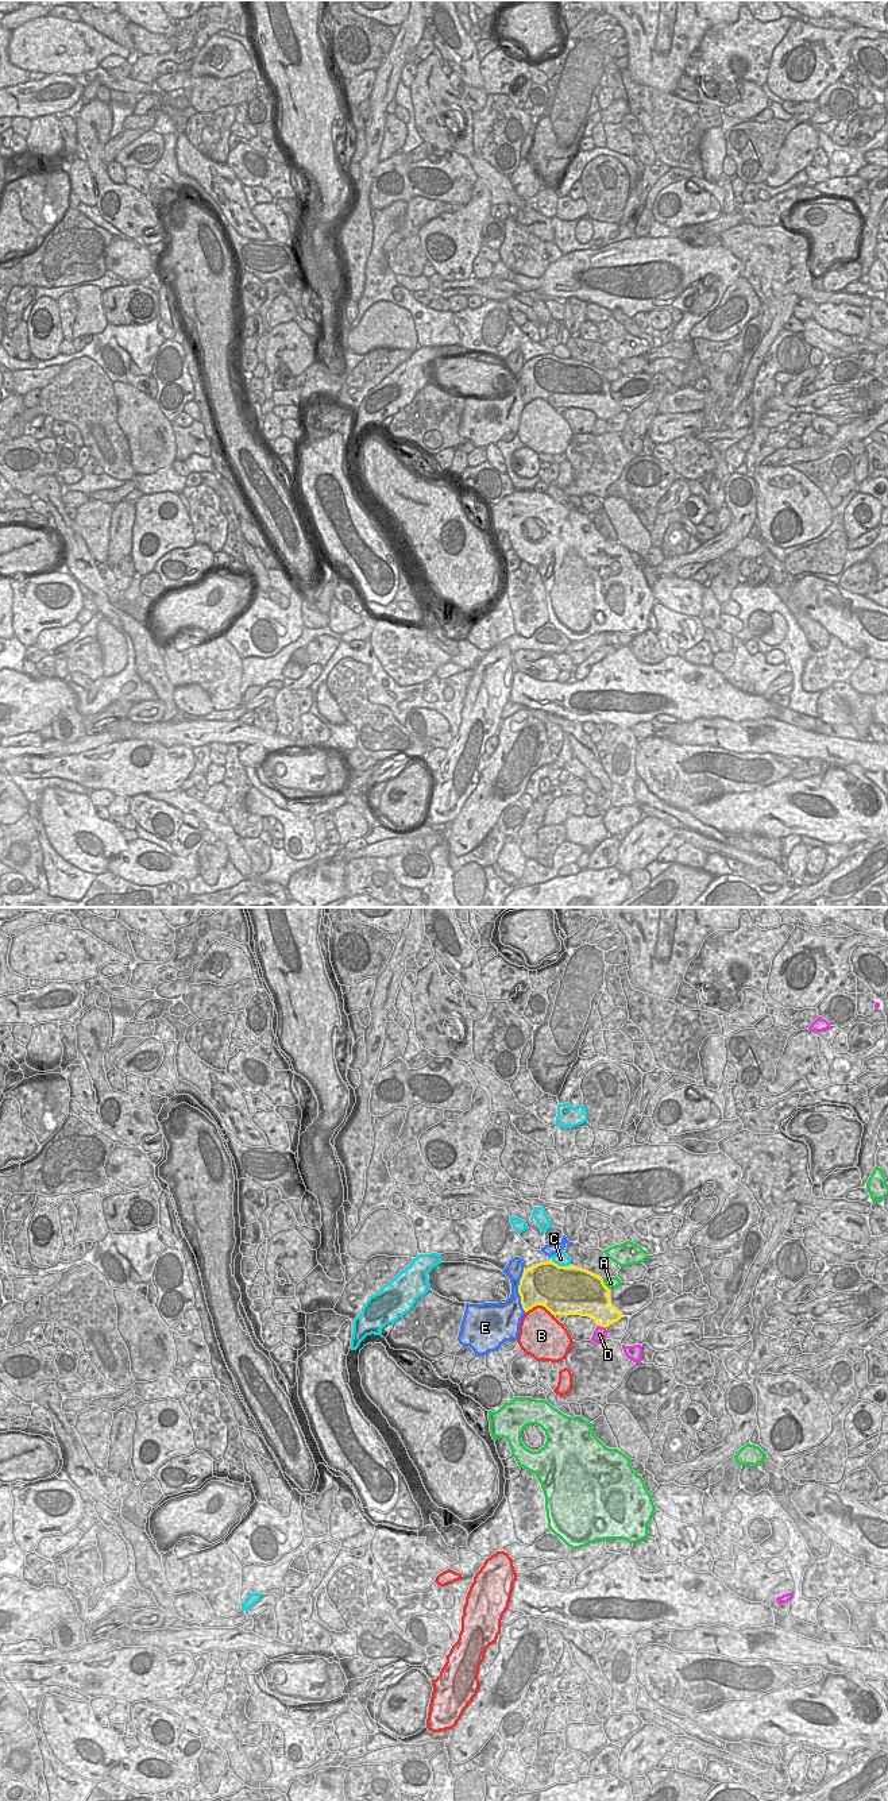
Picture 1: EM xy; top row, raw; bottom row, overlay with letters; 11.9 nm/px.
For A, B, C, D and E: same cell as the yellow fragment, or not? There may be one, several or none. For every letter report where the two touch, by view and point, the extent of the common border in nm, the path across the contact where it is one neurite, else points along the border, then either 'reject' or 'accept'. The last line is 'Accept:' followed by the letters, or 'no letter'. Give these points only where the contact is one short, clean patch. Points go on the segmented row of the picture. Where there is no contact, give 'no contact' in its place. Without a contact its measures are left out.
A: meets yellow in xy at (603, 1284); contact 190 nm long; reject
B: meets yellow in xy at (540, 1304); contact 380 nm long; reject
C: meets yellow in xy at (562, 1267); contact 240 nm long; border along xy (552, 1260), (559, 1265), (570, 1265); reject
D: meets yellow in xy at (601, 1326); contact 120 nm long; reject
E: meets yellow in xy at (518, 1291); contact 500 nm long; reject
Accept: no letter

